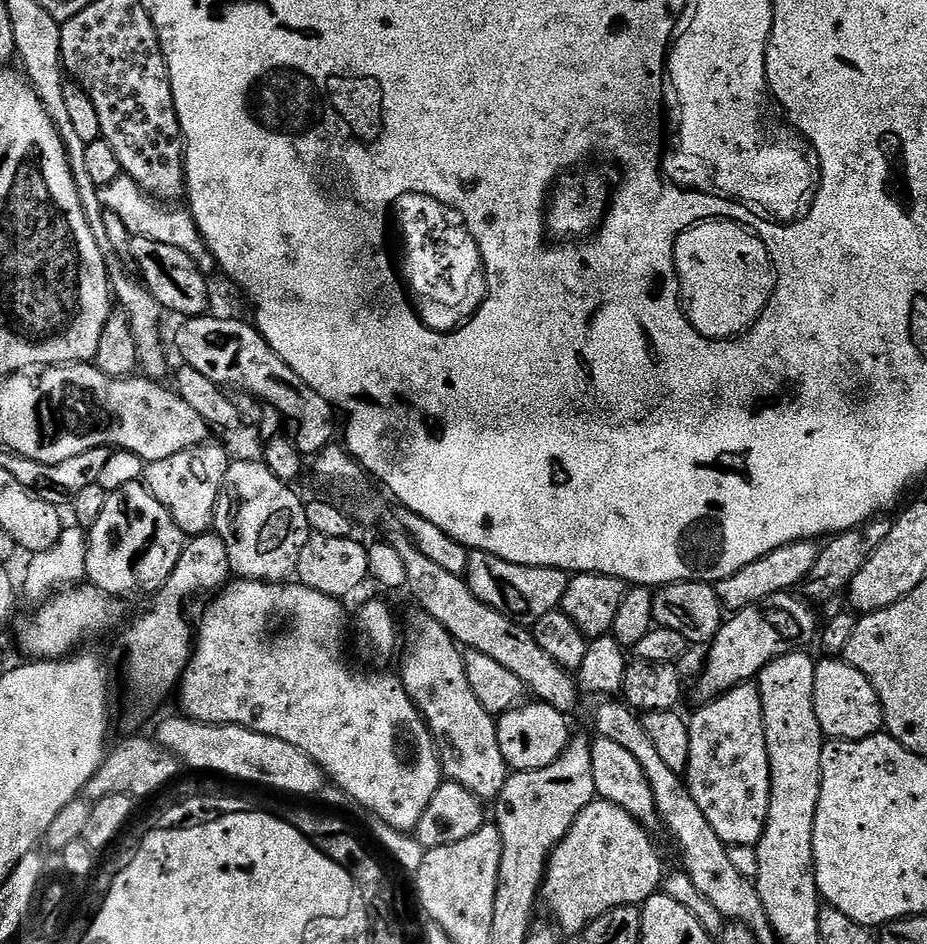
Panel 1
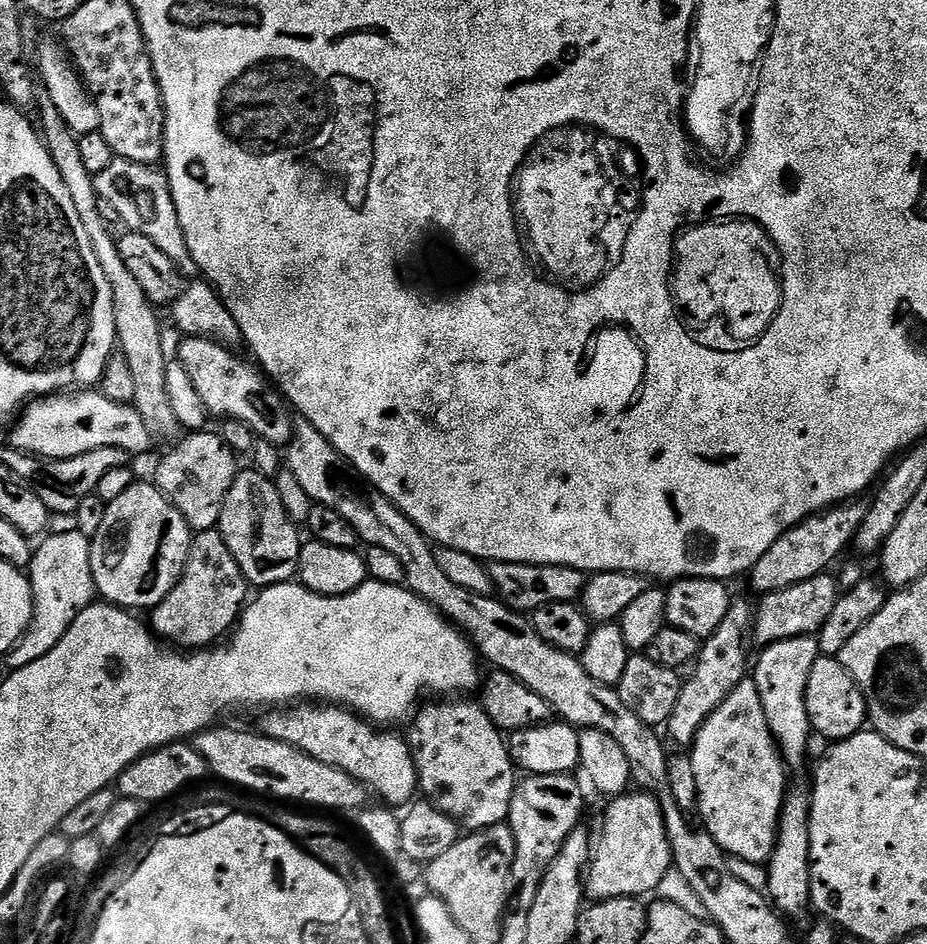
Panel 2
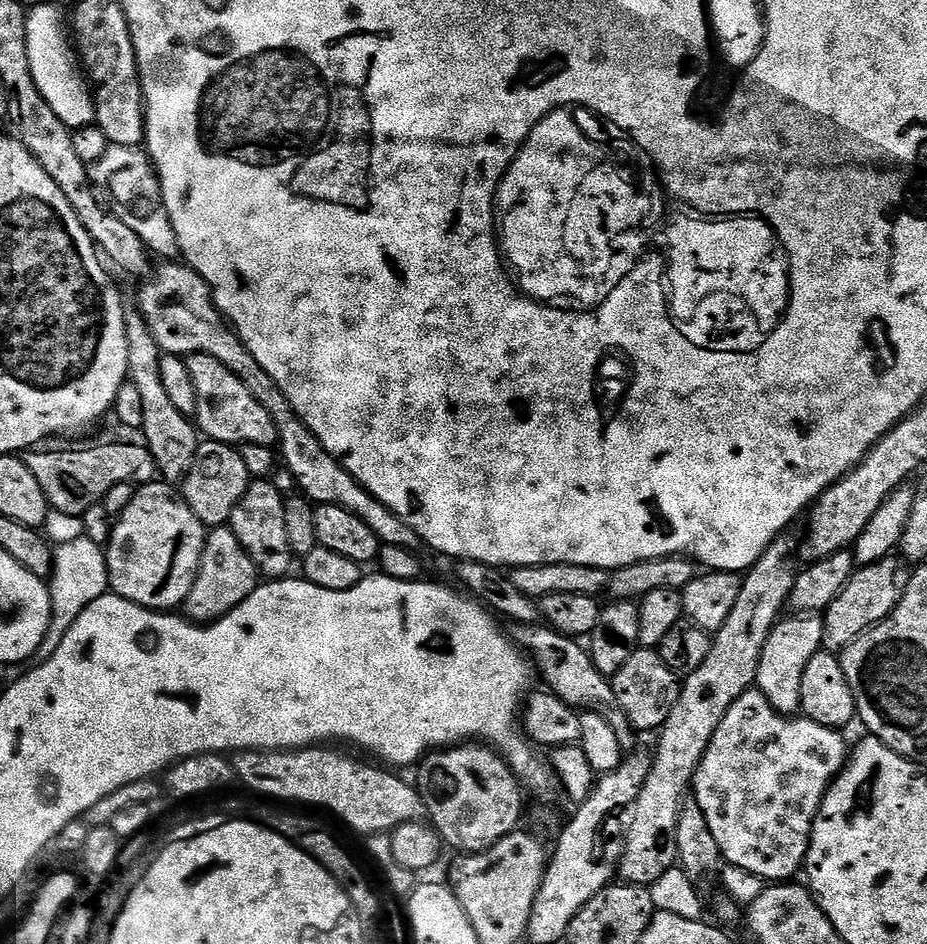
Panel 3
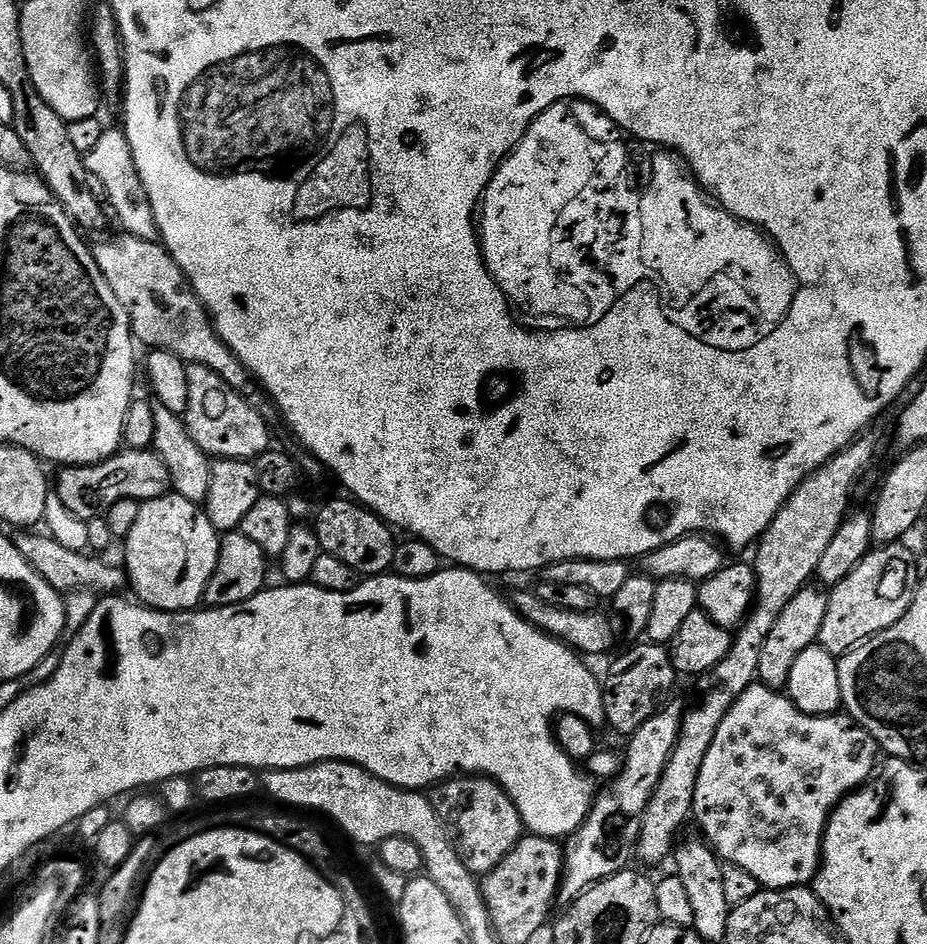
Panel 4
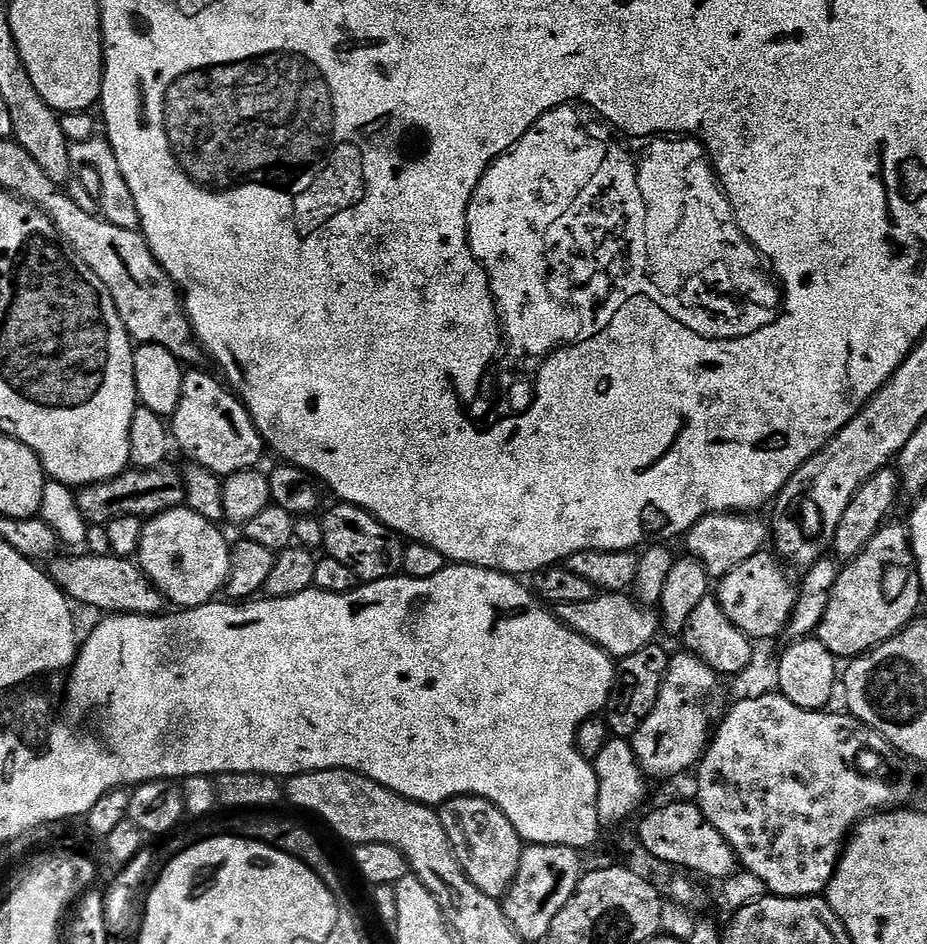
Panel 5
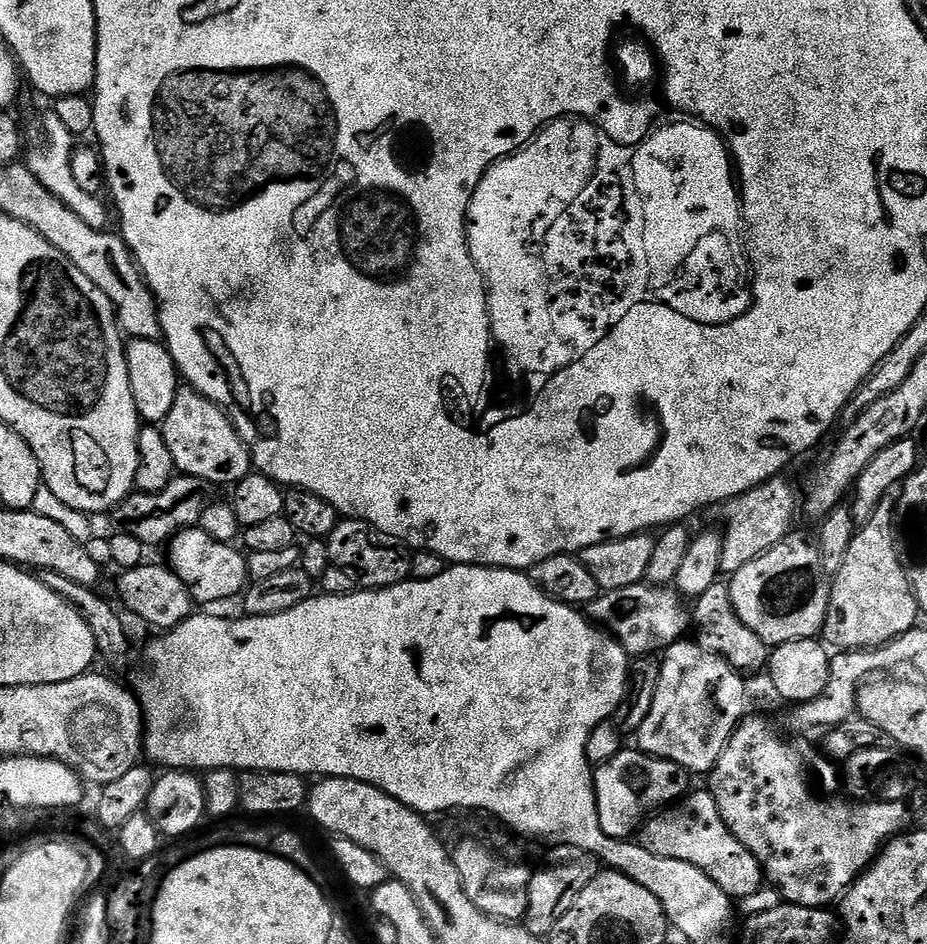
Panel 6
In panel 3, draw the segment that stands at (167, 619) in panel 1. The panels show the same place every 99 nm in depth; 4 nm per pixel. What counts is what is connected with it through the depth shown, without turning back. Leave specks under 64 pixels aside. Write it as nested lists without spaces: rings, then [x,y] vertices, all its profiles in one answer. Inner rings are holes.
[[[231,527],[213,528],[205,535],[202,558],[198,566],[198,574],[194,578],[194,586],[190,586],[190,594],[184,599],[182,612],[194,624],[212,624],[223,616],[228,616],[258,587],[258,573],[250,554],[238,542]]]

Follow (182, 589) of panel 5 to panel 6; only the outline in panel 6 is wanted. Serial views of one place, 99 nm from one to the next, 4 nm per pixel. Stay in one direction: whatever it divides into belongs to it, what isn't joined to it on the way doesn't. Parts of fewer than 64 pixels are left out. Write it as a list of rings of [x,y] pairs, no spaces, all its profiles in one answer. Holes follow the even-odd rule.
[[[198,526],[186,528],[180,535],[172,537],[167,545],[166,564],[191,588],[193,601],[197,605],[216,604],[219,600],[232,600],[236,595],[239,597],[249,587],[248,556],[237,548],[210,538],[210,534],[206,534]]]

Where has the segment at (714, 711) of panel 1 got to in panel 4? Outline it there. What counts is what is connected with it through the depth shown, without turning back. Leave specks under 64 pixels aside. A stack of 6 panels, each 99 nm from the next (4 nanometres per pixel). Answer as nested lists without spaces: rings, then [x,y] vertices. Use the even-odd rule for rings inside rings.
[[[759,682],[751,684],[736,699],[734,706],[730,706],[726,718],[722,718],[722,726],[718,726],[718,734],[714,734],[714,742],[710,742],[710,750],[706,754],[706,758],[702,758],[702,770],[698,770],[698,786],[694,790],[694,802],[692,803],[694,824],[696,820],[697,826],[704,831],[701,832],[703,839],[712,845],[716,855],[724,864],[742,866],[742,870],[754,874],[754,878],[758,878],[761,889],[803,888],[811,885],[820,868],[820,849],[824,843],[824,831],[828,825],[828,819],[831,818],[832,811],[840,805],[840,801],[844,797],[873,779],[878,768],[876,752],[878,753],[876,740],[853,716],[847,714],[834,716],[802,714],[802,710],[798,710],[798,706],[794,706],[794,702],[788,699],[783,691],[767,688]]]

